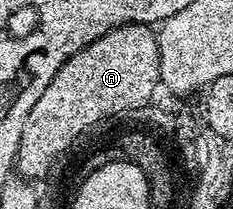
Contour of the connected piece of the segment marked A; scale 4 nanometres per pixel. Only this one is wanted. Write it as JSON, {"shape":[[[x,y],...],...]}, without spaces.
{"shape":[[[123,25],[71,56],[53,76],[49,87],[45,88],[25,118],[17,156],[21,159],[22,173],[31,181],[38,181],[45,176],[55,156],[87,124],[109,114],[113,108],[131,108],[131,96],[133,100],[147,100],[155,78],[153,54],[155,46],[147,30]]]}

